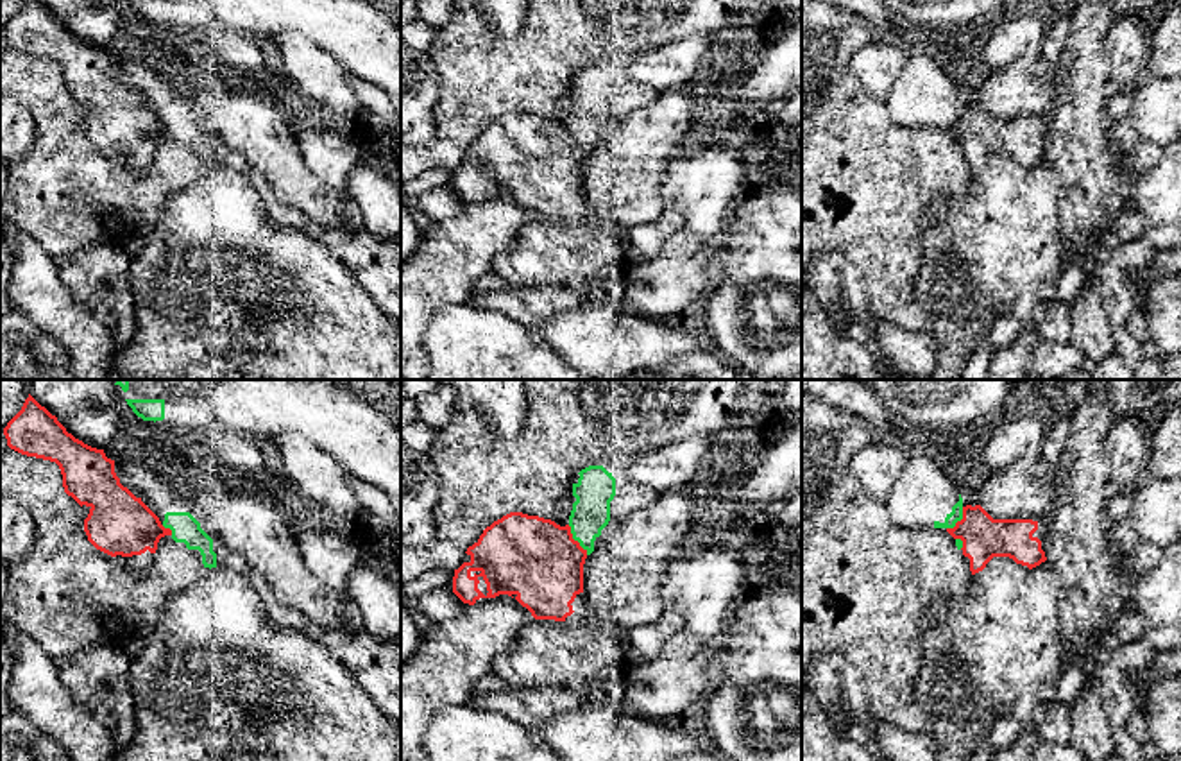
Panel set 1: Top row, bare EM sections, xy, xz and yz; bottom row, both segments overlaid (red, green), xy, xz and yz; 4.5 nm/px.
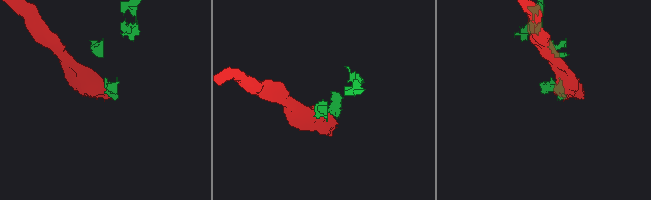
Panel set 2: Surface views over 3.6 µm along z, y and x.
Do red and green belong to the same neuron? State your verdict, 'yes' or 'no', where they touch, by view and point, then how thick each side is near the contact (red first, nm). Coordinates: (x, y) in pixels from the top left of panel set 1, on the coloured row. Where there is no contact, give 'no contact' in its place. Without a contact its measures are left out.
no; meets red in xz at (573, 539); 360 nm thick on the red side, 180 nm on the other

